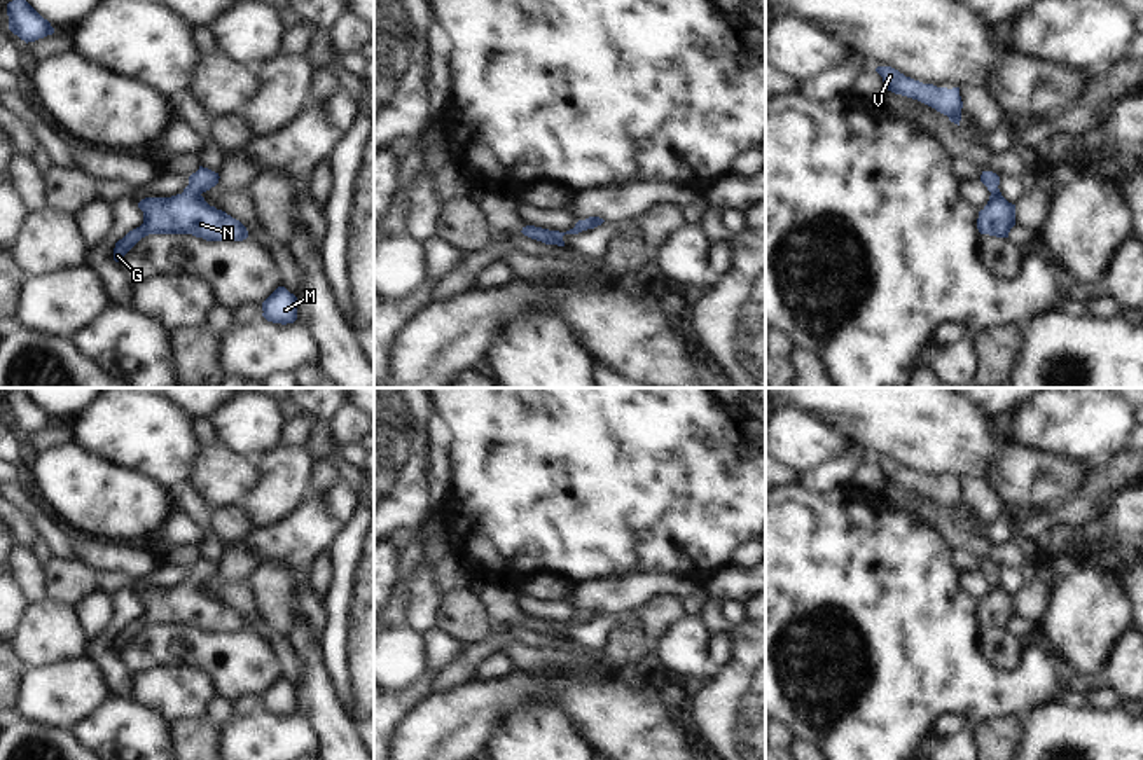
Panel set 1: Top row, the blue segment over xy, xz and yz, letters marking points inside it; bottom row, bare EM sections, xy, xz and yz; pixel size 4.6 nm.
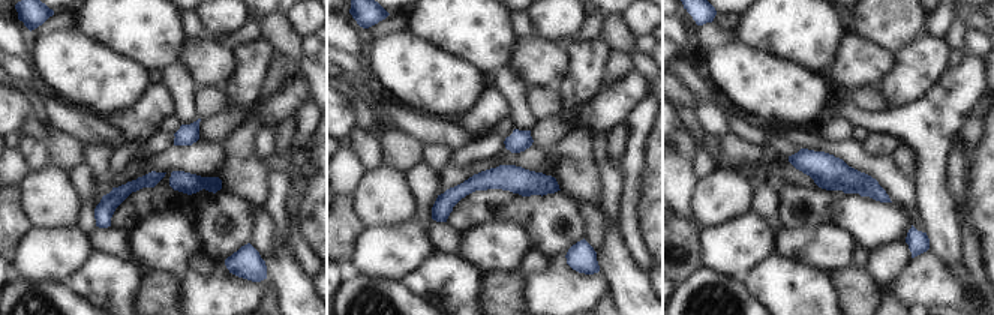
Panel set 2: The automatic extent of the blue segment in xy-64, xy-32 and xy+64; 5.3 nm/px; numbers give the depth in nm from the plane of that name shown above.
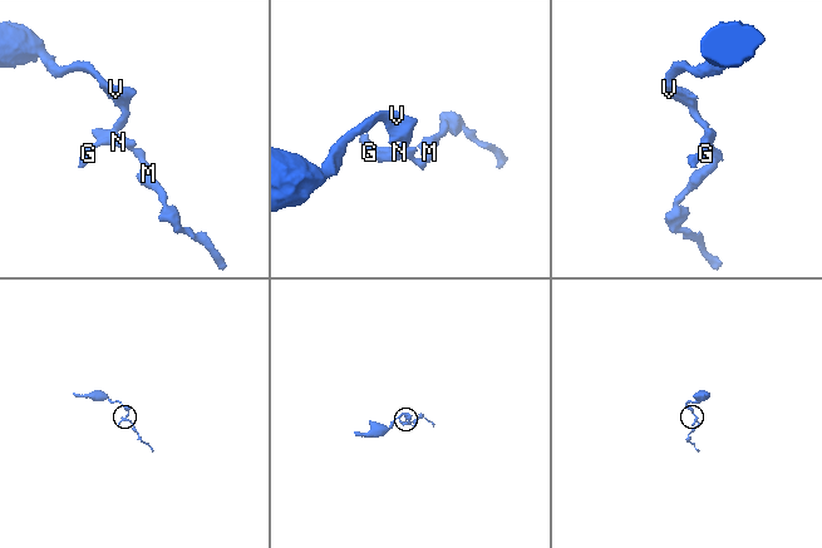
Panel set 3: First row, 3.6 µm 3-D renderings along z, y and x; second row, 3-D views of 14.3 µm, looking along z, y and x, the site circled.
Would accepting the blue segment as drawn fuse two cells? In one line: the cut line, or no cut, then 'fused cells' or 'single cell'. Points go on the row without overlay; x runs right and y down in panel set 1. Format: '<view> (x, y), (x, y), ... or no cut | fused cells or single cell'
no cut | single cell

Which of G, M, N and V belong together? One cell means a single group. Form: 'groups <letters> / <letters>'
groups G M N V

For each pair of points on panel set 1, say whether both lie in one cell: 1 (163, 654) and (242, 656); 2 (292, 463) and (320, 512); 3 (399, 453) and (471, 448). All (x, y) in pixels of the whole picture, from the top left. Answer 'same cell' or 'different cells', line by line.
1: same cell
2: different cells
3: different cells

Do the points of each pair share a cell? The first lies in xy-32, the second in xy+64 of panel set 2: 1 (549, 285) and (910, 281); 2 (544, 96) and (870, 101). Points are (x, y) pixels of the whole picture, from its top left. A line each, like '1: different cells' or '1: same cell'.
1: same cell
2: same cell

